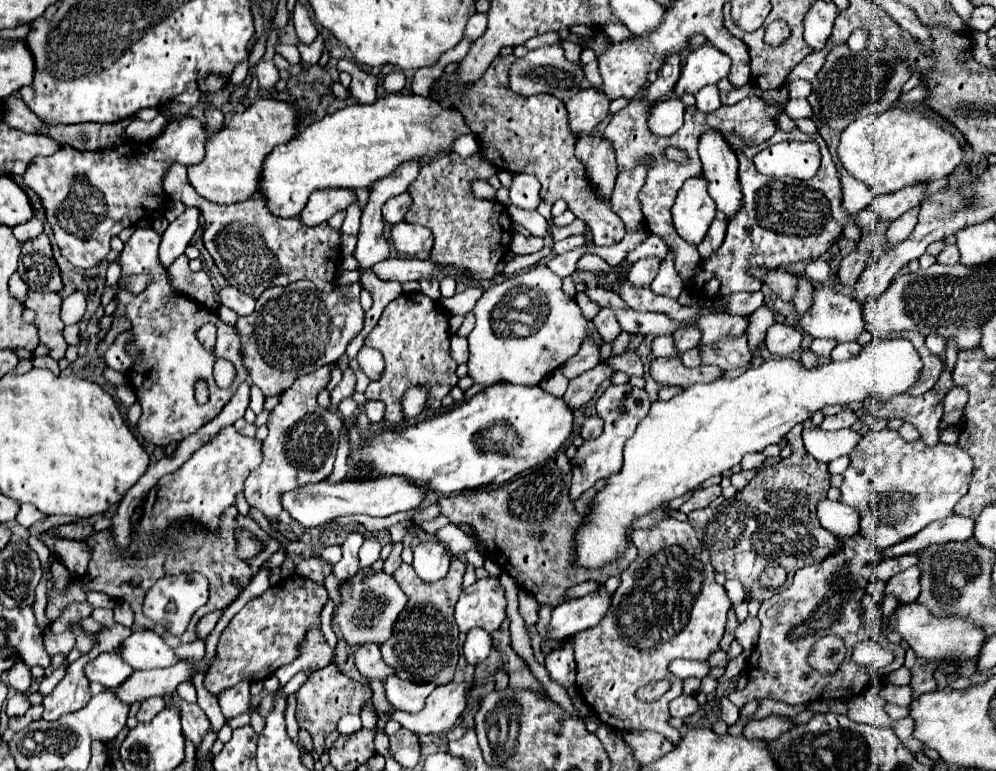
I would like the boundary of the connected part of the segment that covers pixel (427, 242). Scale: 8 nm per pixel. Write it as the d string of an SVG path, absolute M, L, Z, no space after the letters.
M400 222L392 226L392 244L398 252L416 256L418 252L430 252L432 248L432 232L418 224Z

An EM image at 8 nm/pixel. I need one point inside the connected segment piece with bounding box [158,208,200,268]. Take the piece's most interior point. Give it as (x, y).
(177, 237)

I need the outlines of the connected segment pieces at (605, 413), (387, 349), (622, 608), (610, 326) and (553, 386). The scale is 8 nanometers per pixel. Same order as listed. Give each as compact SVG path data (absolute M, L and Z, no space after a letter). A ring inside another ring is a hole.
M622 384L622 386L610 386L604 390L604 394L598 398L596 404L598 416L604 420L604 430L598 438L594 440L586 440L576 456L570 460L572 464L572 486L570 486L570 500L574 502L576 498L580 498L588 488L592 488L598 480L608 478L612 474L618 474L622 468L622 450L626 440L632 436L632 432L636 430L636 424L648 414L650 410L650 398L644 390L636 390L630 384Z
M410 292L410 294L400 294L396 300L392 300L384 312L380 322L376 324L376 328L366 336L364 340L366 346L372 346L376 350L382 352L384 360L386 360L386 368L384 374L378 382L370 382L370 386L366 388L366 398L368 400L382 400L386 404L386 416L384 420L392 426L398 424L398 416L402 416L400 410L400 398L404 394L406 388L416 386L416 382L420 386L426 386L430 390L430 398L428 398L428 408L438 410L440 408L440 400L456 386L458 376L456 376L456 362L450 356L450 336L448 336L448 316L436 306L434 300L430 300L426 294L422 292Z
M664 518L662 522L656 522L652 528L646 528L646 530L634 530L632 532L632 542L636 544L638 548L638 558L620 574L622 582L620 586L616 588L616 592L612 594L612 602L610 602L610 608L608 612L604 614L604 620L596 626L596 628L590 628L588 632L580 632L574 636L574 652L576 652L576 684L578 684L578 690L582 694L582 698L588 702L588 706L598 714L600 722L604 722L606 726L610 728L616 728L620 732L624 730L656 730L660 734L664 734L666 738L670 738L674 744L680 742L680 734L678 730L674 730L670 724L668 724L668 718L670 718L670 712L668 712L668 704L670 701L680 696L683 693L683 681L673 676L668 670L668 664L676 658L684 658L684 660L706 660L712 652L718 650L718 642L724 634L724 626L726 626L726 612L730 610L730 598L724 590L724 586L720 586L716 580L714 580L714 568L710 564L710 556L708 552L702 548L702 544L698 542L696 538L696 532L692 530L692 526L688 522L678 522L674 518ZM666 679L670 682L670 690L666 692L656 702L640 702L634 694L640 686L652 682L652 680L663 680Z
M600 308L598 316L594 318L594 324L596 324L600 336L606 342L614 342L622 332L622 328L620 328L620 324L618 324L618 320L616 320L616 316L614 316L614 312L610 308Z
M556 370L556 372L548 374L548 376L546 376L538 386L540 386L540 388L544 388L546 392L550 392L550 394L552 394L552 396L556 396L556 398L562 398L562 396L564 396L564 392L566 392L568 380L564 380L564 376L560 376L560 372Z

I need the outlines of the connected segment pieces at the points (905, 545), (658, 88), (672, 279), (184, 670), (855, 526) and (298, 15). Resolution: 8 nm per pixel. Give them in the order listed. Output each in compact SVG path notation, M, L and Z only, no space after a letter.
M952 514L944 520L936 520L936 522L928 524L928 528L924 528L924 532L918 532L916 536L912 536L912 540L904 540L900 544L894 544L892 548L882 550L882 558L914 554L918 550L928 548L930 544L944 544L944 542L950 542L950 540L952 542L968 540L972 536L972 528L974 528L972 518Z
M682 52L670 54L668 60L658 68L658 78L656 78L656 82L652 82L648 86L648 96L644 100L656 104L660 96L672 92L678 76L680 76L680 70L682 70Z
M670 252L670 254L666 256L666 260L662 262L660 272L658 272L658 276L654 278L650 290L652 290L654 294L670 296L670 298L680 296L680 292L684 290L684 286L680 284L680 276L676 276L676 270L672 270L672 252Z
M180 662L172 668L162 670L136 670L122 686L116 688L120 700L126 704L142 702L150 696L166 696L176 690L184 680L192 680L202 662Z
M820 500L820 508L818 508L818 518L820 524L830 530L834 536L846 540L852 538L860 532L860 516L856 510L852 510L850 506L844 506L840 502L830 502Z
M296 2L296 8L294 8L294 16L292 16L292 22L294 22L294 28L296 28L296 36L298 36L298 42L300 44L312 44L318 36L318 30L314 28L306 8Z

